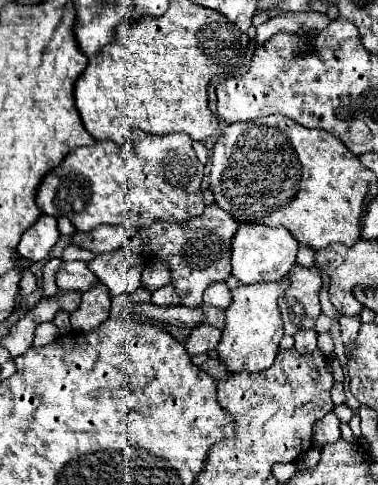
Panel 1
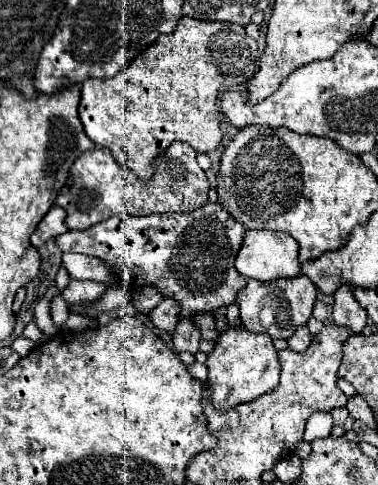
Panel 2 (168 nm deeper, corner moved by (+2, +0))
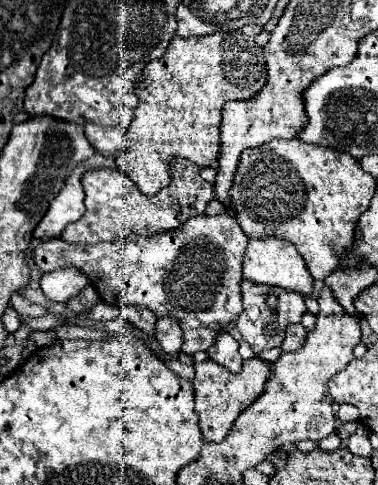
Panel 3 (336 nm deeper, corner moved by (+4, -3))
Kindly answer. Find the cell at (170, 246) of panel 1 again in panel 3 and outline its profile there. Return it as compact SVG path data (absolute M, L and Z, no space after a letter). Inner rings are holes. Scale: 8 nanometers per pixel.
M230 212L216 216L200 214L184 222L180 228L176 228L176 232L132 236L130 240L88 246L68 244L66 240L52 238L34 248L34 260L42 272L52 272L56 268L74 264L96 286L95 290L89 284L78 296L66 302L66 308L70 308L74 314L92 308L100 298L112 306L142 304L156 312L158 318L174 316L180 322L184 332L184 354L192 356L198 350L206 350L214 342L218 330L242 312L242 256L248 244L248 236L242 232L240 224Z

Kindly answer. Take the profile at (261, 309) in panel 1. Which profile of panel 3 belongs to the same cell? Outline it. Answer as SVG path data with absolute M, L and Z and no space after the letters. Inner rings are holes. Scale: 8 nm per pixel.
M254 356L250 360L244 360L242 364L242 372L228 372L224 366L212 362L212 360L204 360L194 364L196 368L196 376L192 380L194 384L194 394L196 394L196 414L200 418L200 430L202 430L202 438L204 440L214 440L214 442L222 442L224 436L228 434L228 430L232 428L234 420L240 416L240 412L244 408L248 408L264 390L264 384L268 382L268 376L272 374L272 364Z

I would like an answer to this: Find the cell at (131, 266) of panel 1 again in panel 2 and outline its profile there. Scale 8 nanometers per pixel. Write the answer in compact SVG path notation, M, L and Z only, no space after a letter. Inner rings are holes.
M62 253L62 267L68 271L70 279L78 281L98 281L104 285L114 283L114 277L110 277L110 271L102 261L96 257L86 257L78 253Z

